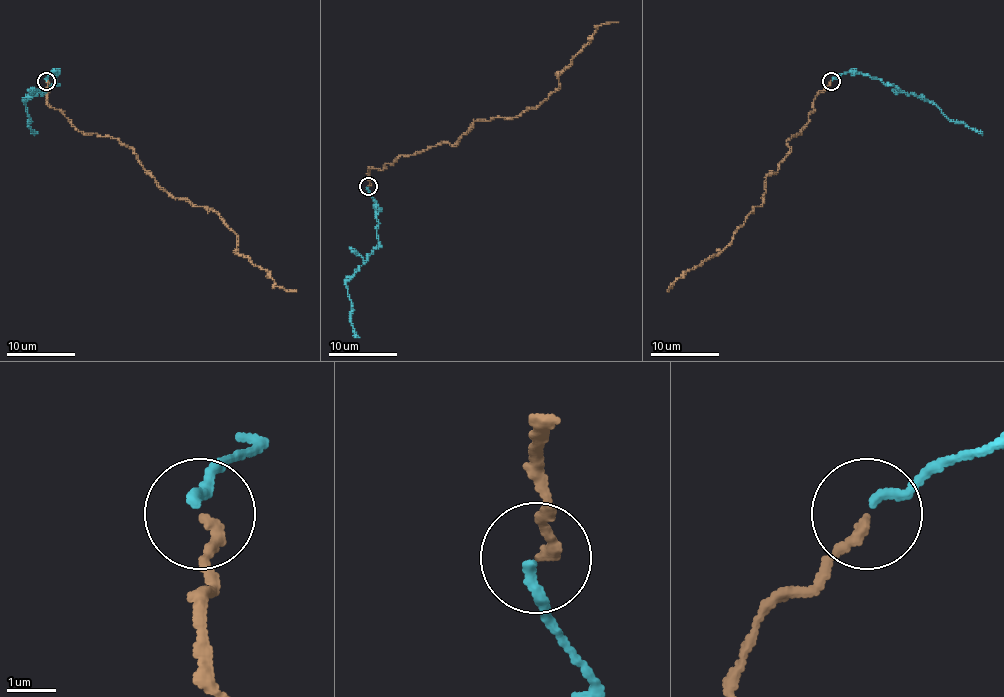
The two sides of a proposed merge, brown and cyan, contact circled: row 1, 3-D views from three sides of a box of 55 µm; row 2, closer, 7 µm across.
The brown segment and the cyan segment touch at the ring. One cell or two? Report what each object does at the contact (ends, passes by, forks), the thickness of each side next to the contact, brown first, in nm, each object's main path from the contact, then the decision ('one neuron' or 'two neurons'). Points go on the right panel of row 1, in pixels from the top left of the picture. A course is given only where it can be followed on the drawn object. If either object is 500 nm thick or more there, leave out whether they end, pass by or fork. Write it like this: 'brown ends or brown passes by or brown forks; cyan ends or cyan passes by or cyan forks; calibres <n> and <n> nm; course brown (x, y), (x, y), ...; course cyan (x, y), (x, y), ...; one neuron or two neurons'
brown ends; cyan ends; calibres 190 and 200 nm; course brown (830, 80), (800, 133), (786, 142), (762, 205), (722, 251), (667, 291); course cyan (832, 80), (849, 72), (861, 72), (931, 101), (950, 119), (982, 133); one neuron

